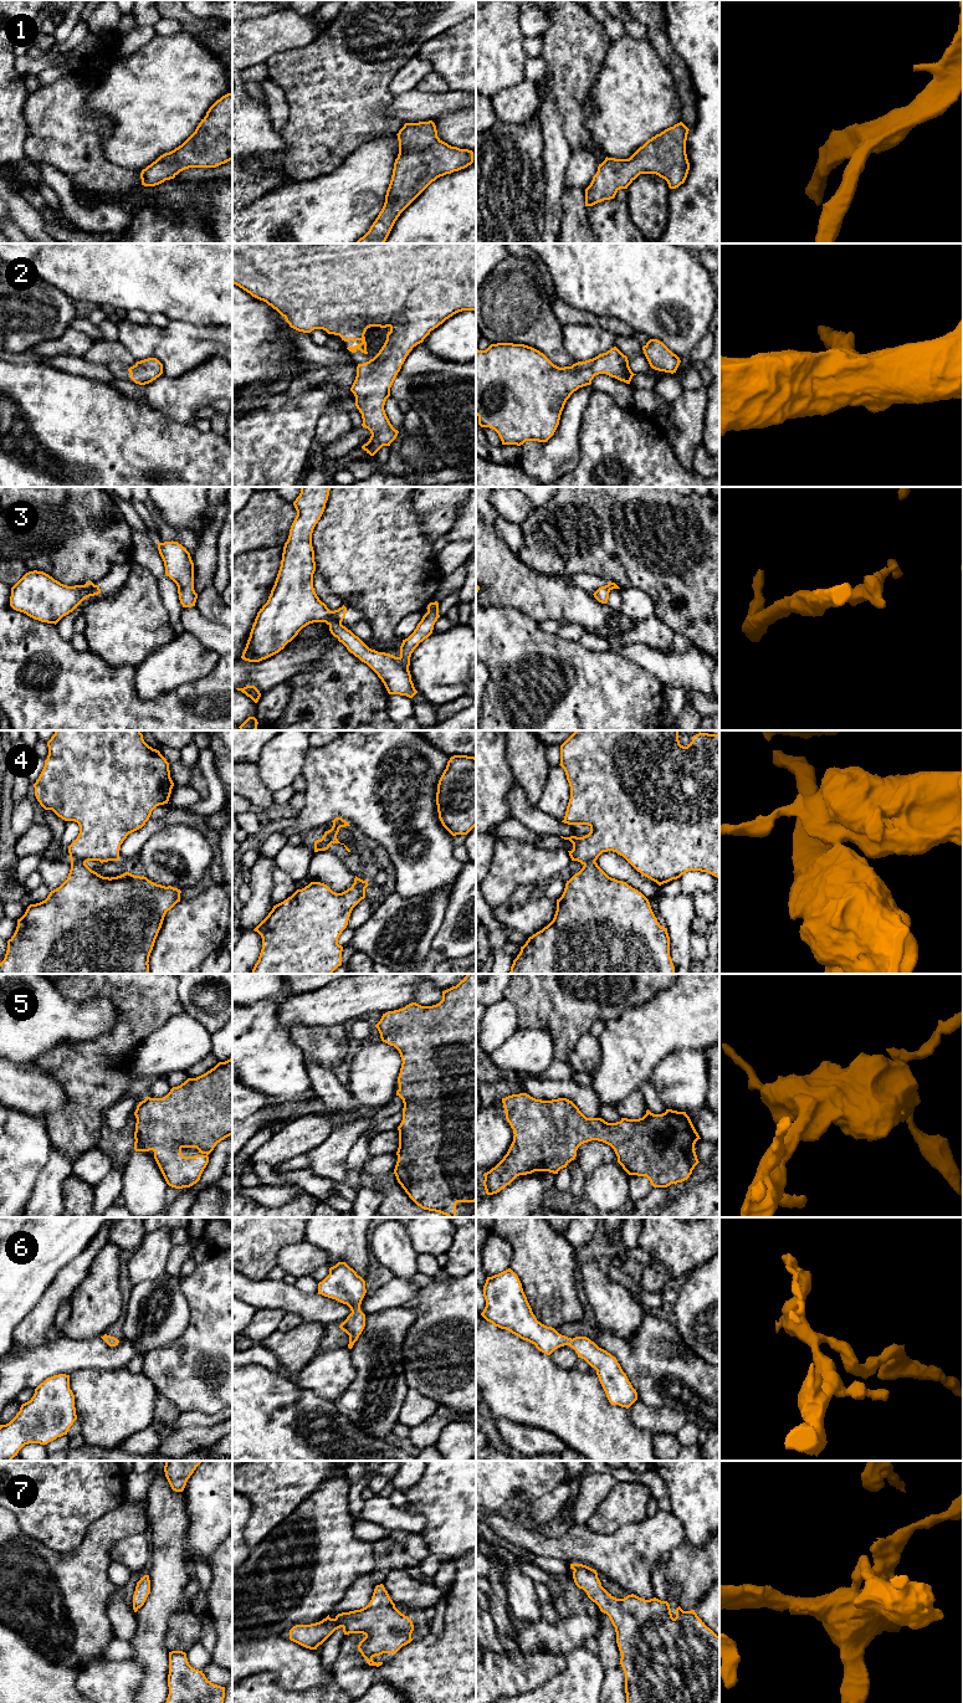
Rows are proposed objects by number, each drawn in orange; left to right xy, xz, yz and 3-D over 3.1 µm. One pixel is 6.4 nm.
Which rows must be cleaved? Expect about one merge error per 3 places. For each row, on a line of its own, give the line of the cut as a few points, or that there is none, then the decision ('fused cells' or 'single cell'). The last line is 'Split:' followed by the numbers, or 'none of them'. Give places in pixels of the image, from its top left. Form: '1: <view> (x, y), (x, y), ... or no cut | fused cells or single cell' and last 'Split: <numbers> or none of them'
1: no cut | single cell
2: no cut | single cell
3: xz (326, 621), (336, 619), (341, 624) | fused cells
4: xy (71, 860), (78, 860), (85, 863) | fused cells
5: no cut | single cell
6: no cut | single cell
7: no cut | single cell
Split: 3, 4

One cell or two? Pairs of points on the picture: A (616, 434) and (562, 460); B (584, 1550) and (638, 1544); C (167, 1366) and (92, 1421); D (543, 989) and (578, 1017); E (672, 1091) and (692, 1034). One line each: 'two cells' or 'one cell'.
A: two cells
B: one cell
C: two cells
D: one cell
E: two cells

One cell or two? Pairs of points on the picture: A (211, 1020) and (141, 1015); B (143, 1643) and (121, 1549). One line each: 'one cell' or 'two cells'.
A: two cells
B: two cells

